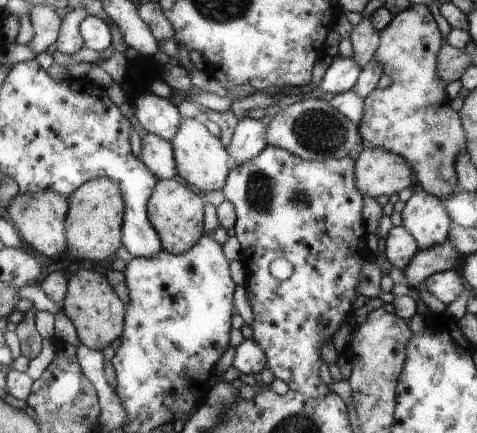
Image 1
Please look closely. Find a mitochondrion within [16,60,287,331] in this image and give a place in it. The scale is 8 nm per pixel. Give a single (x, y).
(259, 194)

